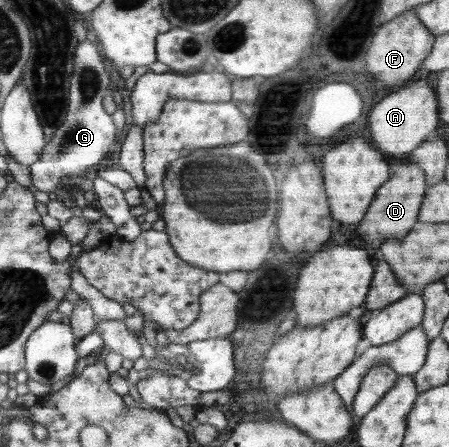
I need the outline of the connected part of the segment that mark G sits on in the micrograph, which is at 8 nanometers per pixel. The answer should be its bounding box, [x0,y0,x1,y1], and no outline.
[30,39,116,192]

